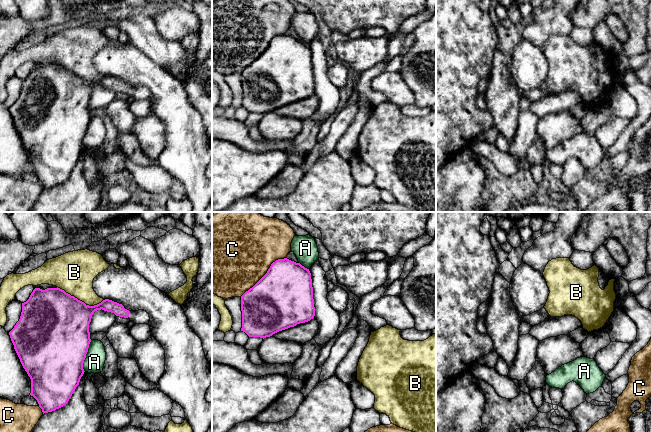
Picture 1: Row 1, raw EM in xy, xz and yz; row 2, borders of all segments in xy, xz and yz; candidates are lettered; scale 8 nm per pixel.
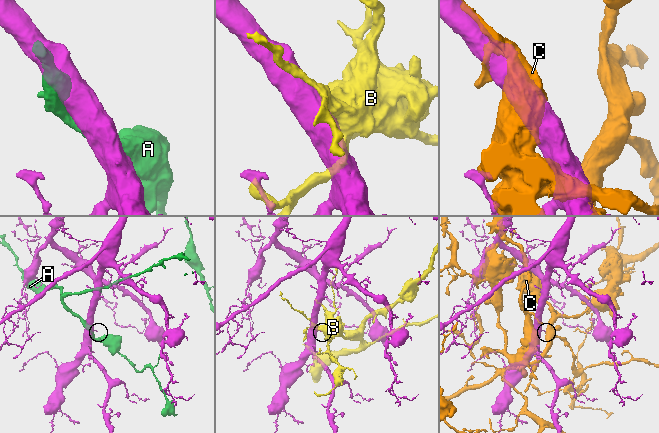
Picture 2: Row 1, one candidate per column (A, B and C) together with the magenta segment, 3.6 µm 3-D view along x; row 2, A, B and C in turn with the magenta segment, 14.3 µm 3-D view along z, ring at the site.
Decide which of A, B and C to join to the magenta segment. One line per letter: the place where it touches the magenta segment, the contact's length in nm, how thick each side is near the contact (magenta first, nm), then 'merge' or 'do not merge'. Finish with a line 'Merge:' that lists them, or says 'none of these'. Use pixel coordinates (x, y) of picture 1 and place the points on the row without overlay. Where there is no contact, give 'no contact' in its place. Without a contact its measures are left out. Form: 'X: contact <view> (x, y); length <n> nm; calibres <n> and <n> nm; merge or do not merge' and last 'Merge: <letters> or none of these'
A: contact xy (85, 132); length 260 nm; calibres 500 and 160 nm; do not merge
B: contact xy (81, 77); length 400 nm; calibres 480 and 320 nm; do not merge
C: contact xz (265, 50); length 500 nm; calibres 480 and 500 nm; do not merge
Merge: none of these

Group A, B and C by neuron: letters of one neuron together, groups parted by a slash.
A / B / C

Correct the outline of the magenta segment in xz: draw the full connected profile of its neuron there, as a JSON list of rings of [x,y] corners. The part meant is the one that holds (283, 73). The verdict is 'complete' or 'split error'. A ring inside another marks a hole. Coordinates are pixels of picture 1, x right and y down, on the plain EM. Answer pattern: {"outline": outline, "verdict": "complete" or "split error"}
{"outline": [[[287,34],[273,38],[267,49],[241,72],[242,104],[249,113],[266,114],[310,97],[315,92],[309,45]]], "verdict": "complete"}

